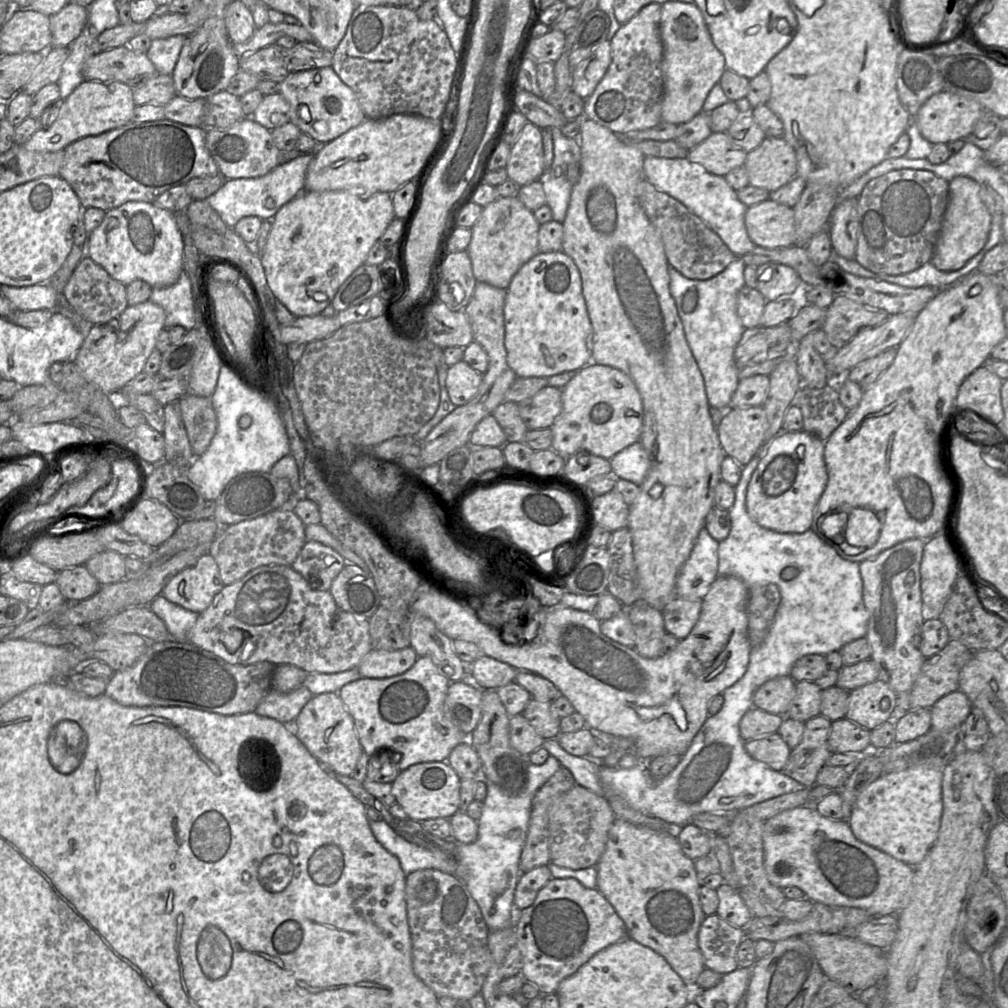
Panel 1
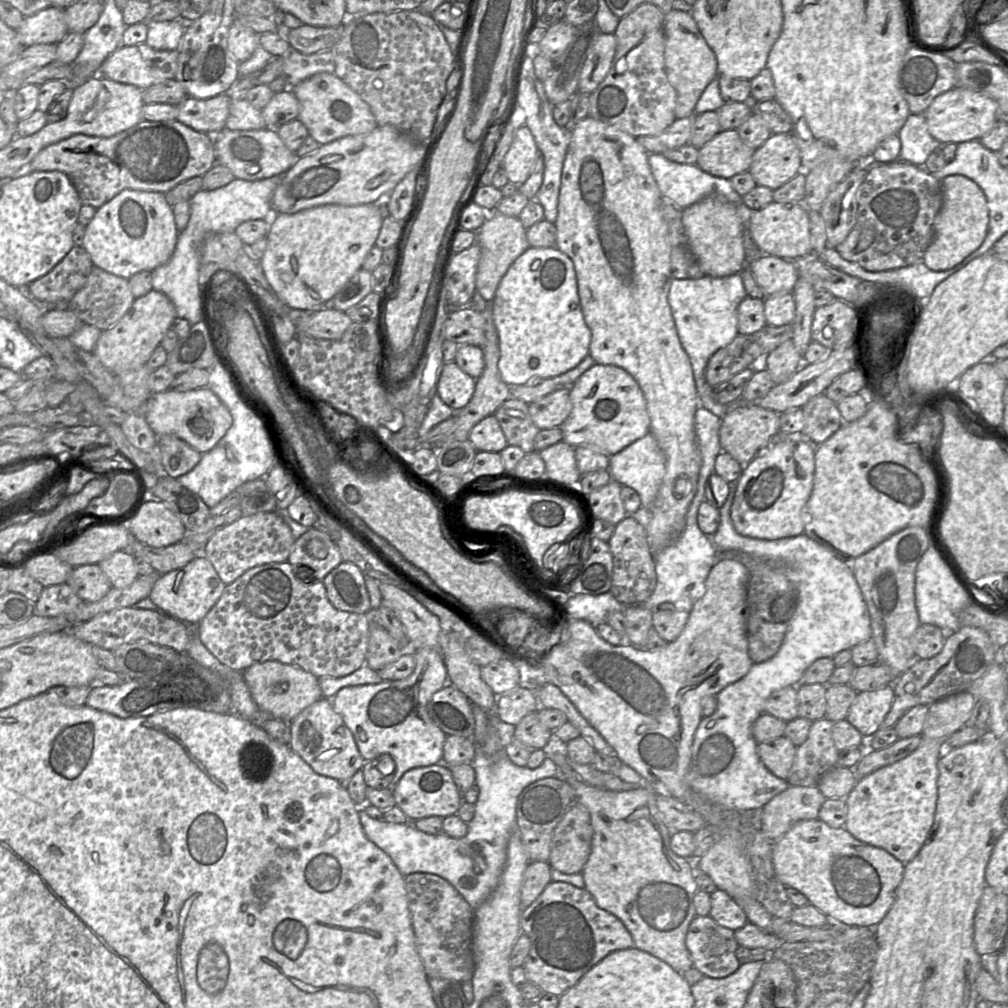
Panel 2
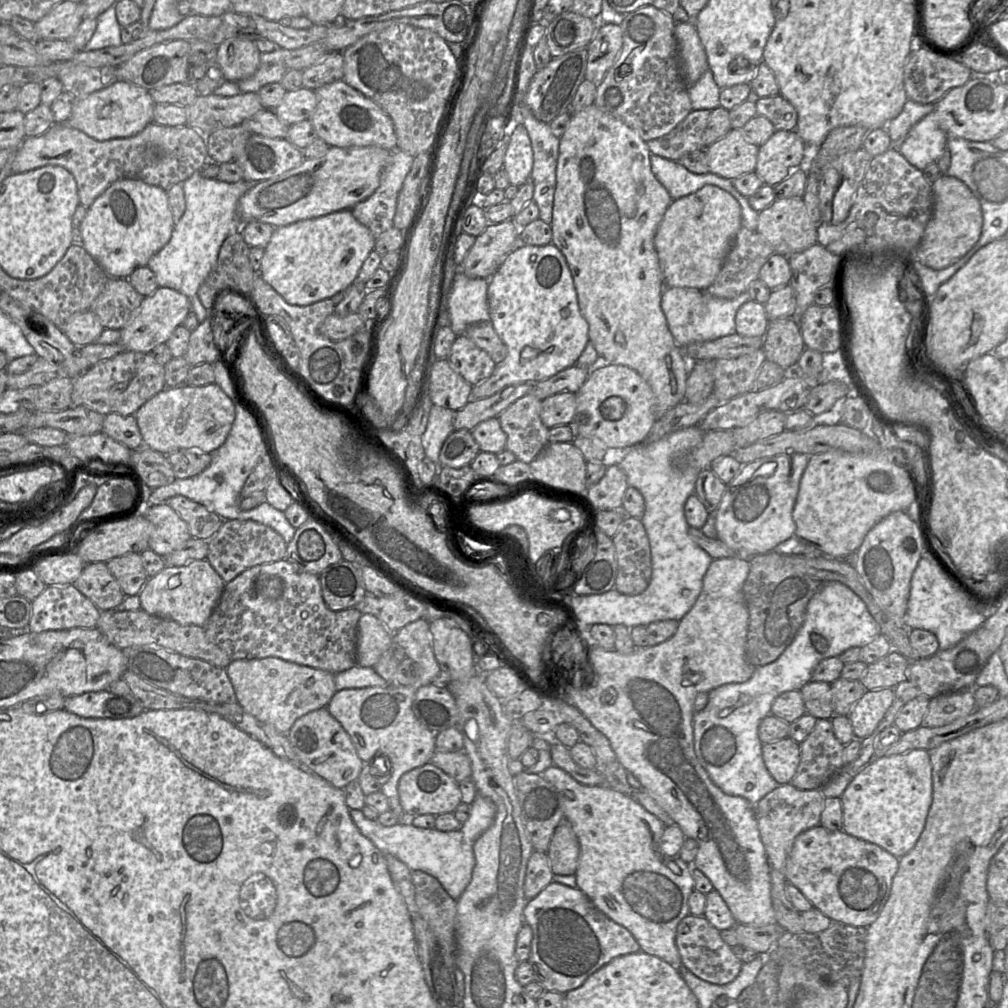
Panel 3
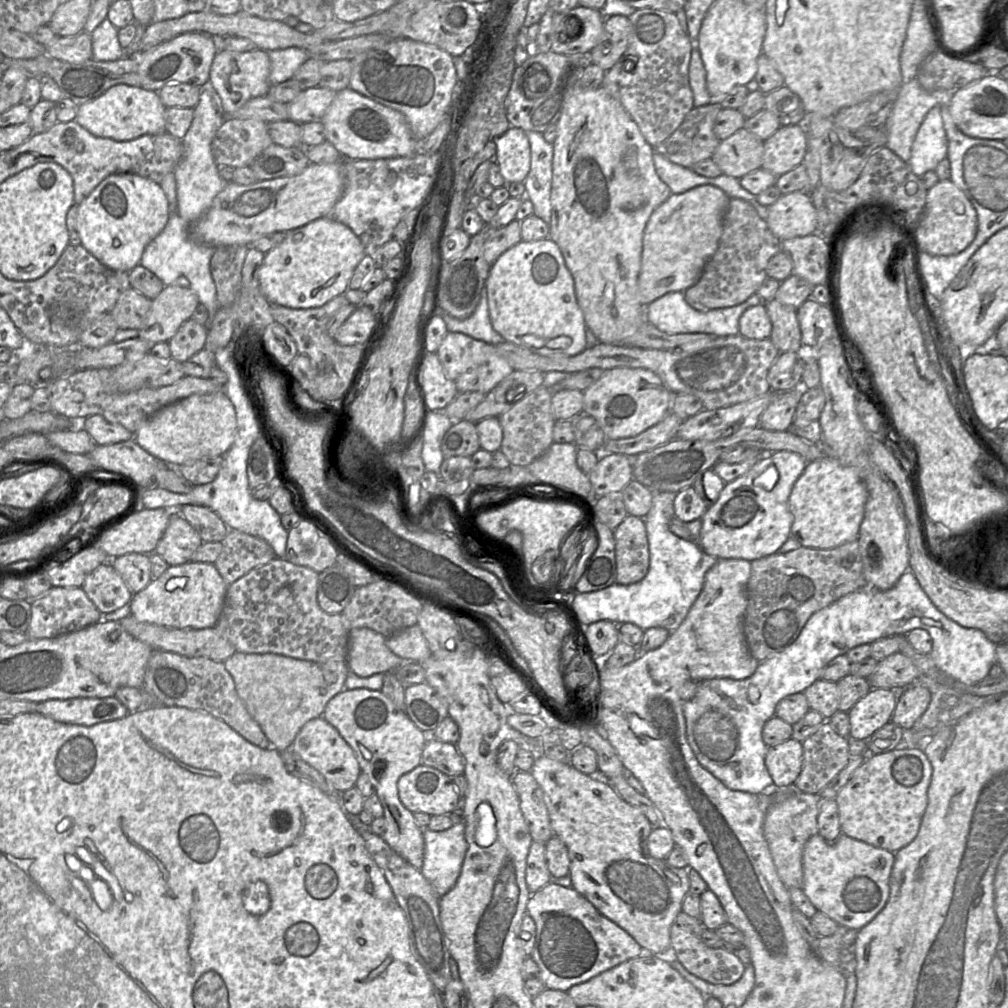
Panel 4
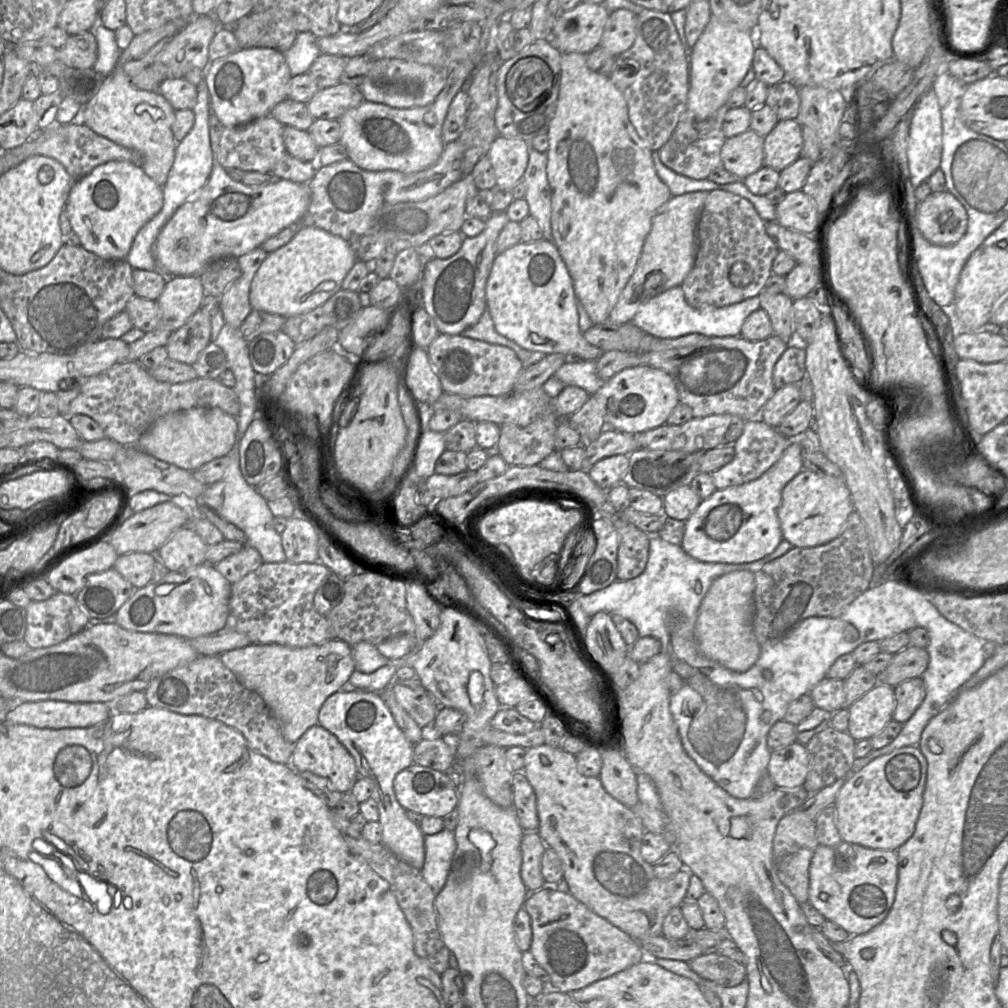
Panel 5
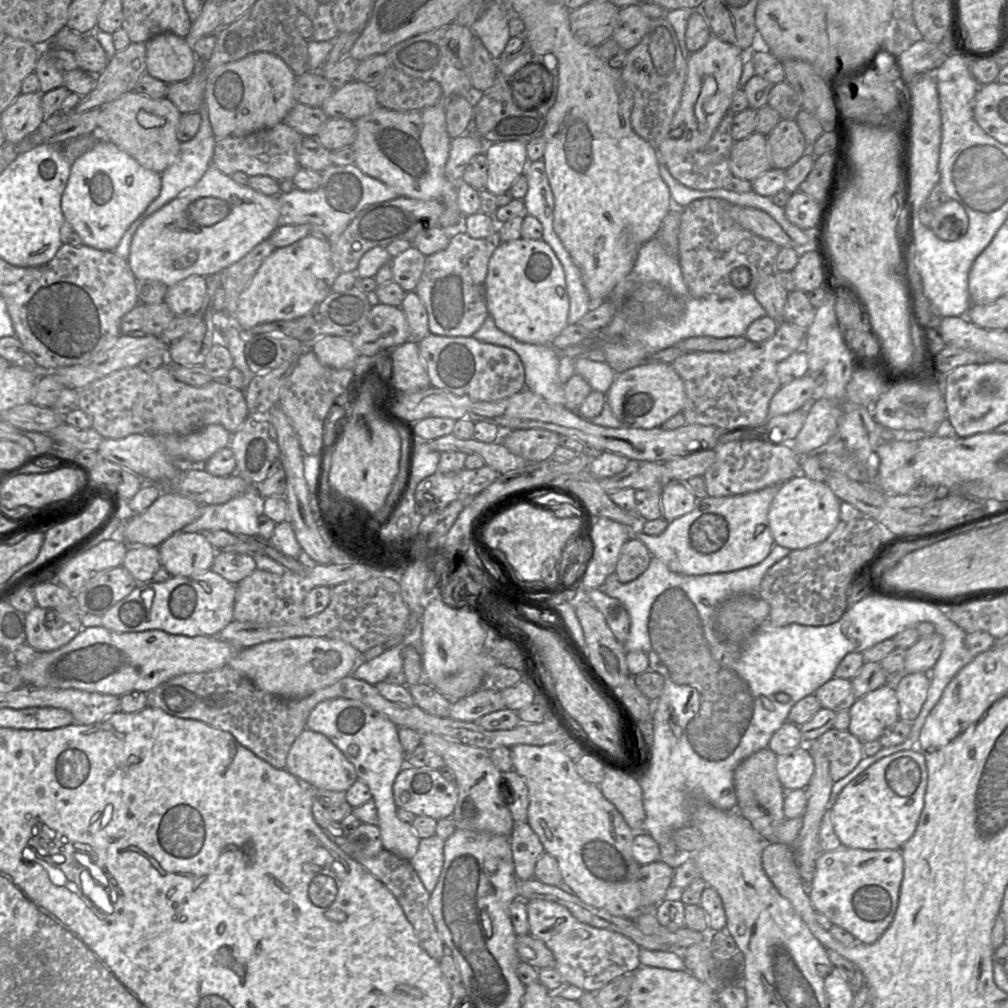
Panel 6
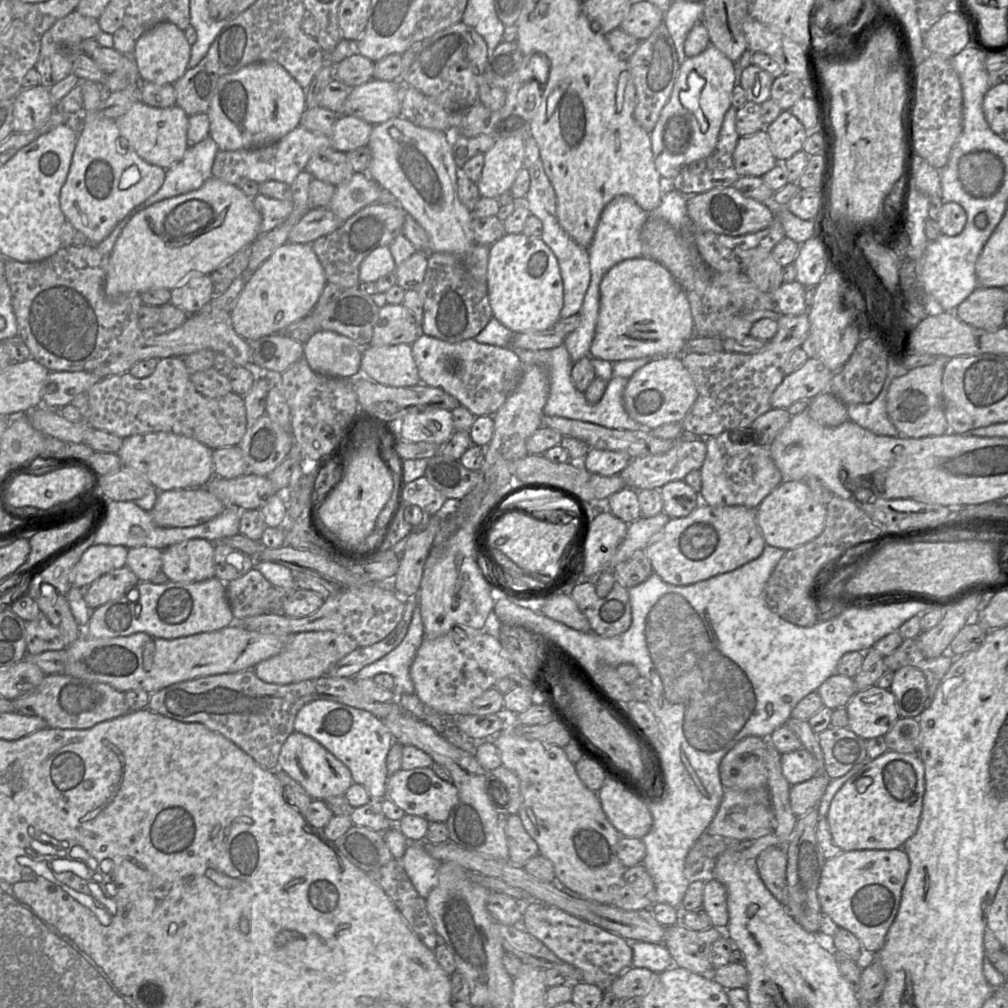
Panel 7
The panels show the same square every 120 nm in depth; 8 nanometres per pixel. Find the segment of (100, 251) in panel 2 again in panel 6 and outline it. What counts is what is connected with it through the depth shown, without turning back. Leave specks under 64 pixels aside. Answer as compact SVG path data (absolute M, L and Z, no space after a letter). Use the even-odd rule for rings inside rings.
M101 139L72 163L61 209L83 245L114 251L130 225L159 196L161 187L161 174L144 168L115 144Z

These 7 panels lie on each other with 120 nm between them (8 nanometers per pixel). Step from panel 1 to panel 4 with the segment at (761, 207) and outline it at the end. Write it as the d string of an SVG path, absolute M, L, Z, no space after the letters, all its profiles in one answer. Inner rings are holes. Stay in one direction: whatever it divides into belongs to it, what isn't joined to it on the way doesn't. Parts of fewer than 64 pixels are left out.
M809 191L783 194L768 207L766 223L781 241L817 232L816 209Z

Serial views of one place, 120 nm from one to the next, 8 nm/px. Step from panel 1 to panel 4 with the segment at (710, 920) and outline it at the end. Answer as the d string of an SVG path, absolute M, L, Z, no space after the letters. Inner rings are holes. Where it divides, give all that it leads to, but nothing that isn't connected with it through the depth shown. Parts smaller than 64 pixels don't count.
M681 911L670 928L671 955L693 975L712 984L731 985L737 982L745 971L745 965L738 956L724 948L711 948L704 944L701 934L705 926L700 918L694 918Z

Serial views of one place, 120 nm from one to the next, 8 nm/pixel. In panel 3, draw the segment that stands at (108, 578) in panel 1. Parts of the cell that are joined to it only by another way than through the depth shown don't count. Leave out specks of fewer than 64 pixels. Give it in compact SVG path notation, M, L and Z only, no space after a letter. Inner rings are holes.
M128 553L124 556L113 558L106 564L125 596L138 595L148 580L148 575L139 553Z

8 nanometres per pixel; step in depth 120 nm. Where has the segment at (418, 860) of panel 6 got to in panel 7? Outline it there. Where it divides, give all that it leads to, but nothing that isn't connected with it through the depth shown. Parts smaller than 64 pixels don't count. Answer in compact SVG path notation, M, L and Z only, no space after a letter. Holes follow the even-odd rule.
M422 842L410 843L400 861L419 895L426 899L438 883L442 863L427 852Z

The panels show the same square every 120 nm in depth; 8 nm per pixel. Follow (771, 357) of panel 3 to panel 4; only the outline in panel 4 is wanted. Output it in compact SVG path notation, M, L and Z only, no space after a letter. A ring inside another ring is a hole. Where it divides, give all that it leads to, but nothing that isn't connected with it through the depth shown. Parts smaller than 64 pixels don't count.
M773 299L765 303L772 322L770 340L780 351L803 353L802 333L797 310Z

